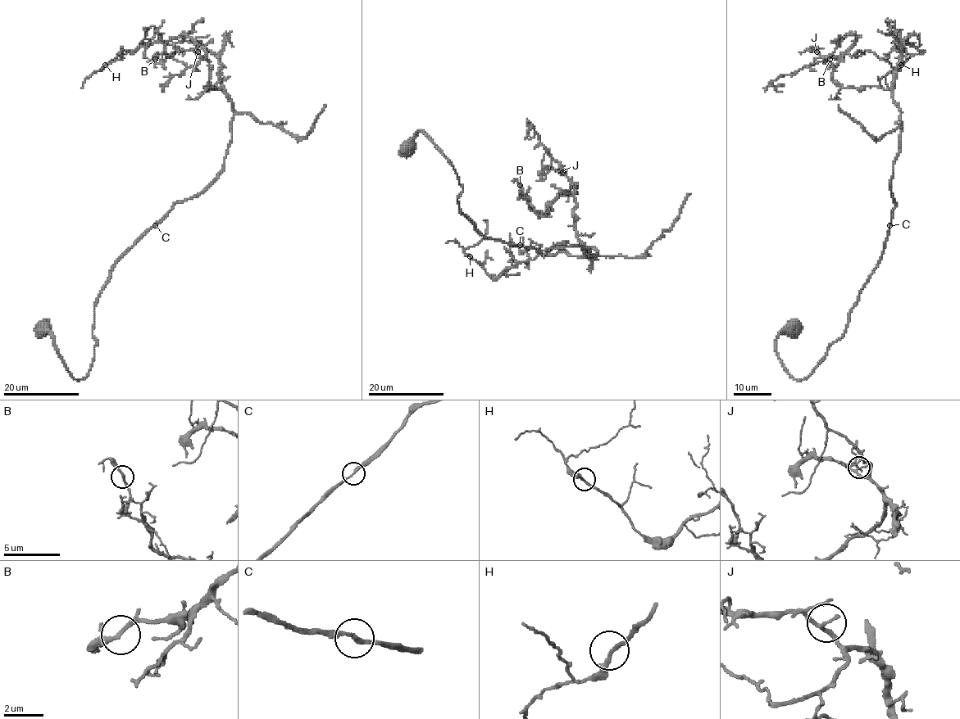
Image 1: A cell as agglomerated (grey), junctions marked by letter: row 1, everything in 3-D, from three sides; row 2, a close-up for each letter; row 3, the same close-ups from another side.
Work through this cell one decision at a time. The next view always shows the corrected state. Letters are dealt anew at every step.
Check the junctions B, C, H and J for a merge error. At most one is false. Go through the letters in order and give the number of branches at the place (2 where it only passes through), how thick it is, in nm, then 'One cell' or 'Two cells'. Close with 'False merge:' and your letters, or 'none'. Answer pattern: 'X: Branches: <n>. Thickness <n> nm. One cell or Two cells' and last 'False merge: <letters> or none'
B: Branches: 2. Thickness 190 nm. One cell
C: Branches: 2. Thickness 190 nm. One cell
H: Branches: 2. Thickness 190 nm. One cell
J: Branches: 2. Thickness 170 nm. One cell
False merge: none

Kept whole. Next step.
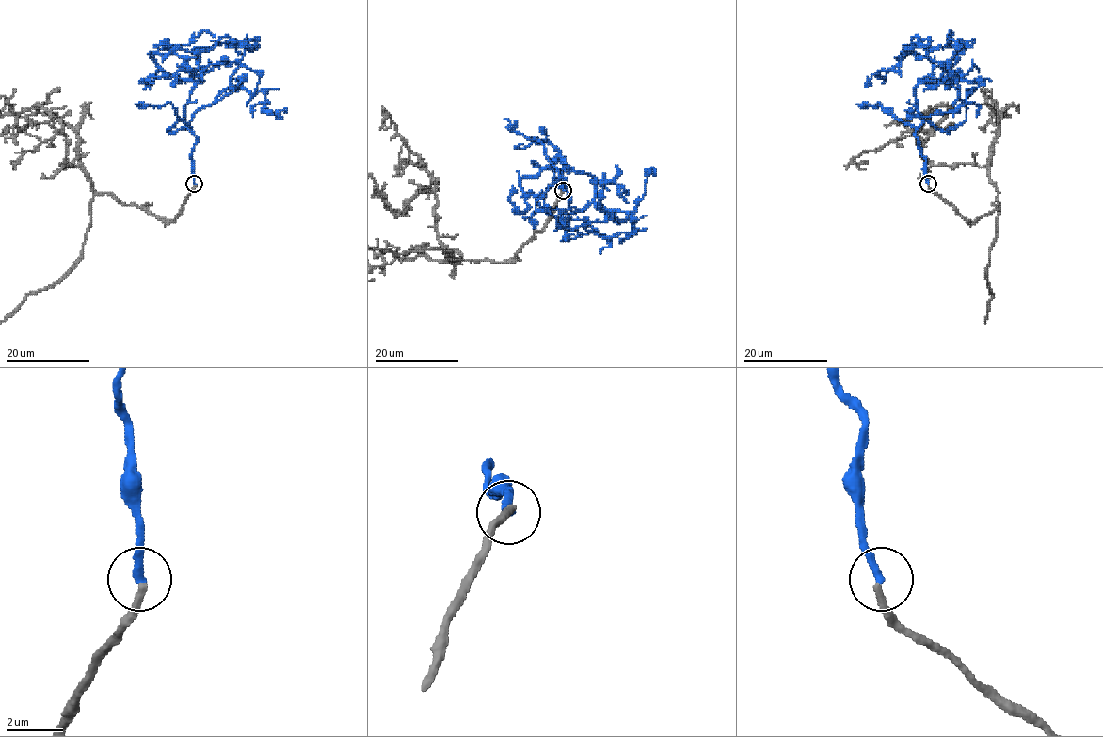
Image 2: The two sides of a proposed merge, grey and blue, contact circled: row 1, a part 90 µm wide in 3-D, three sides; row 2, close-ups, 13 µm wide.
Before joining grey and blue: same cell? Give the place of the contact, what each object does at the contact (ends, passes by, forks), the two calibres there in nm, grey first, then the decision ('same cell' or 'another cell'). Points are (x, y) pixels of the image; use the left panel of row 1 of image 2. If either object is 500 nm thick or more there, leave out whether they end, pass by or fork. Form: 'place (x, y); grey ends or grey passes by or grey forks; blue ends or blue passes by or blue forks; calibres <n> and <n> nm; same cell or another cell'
place (194, 184); grey ends; blue ends; calibres 260 and 280 nm; another cell

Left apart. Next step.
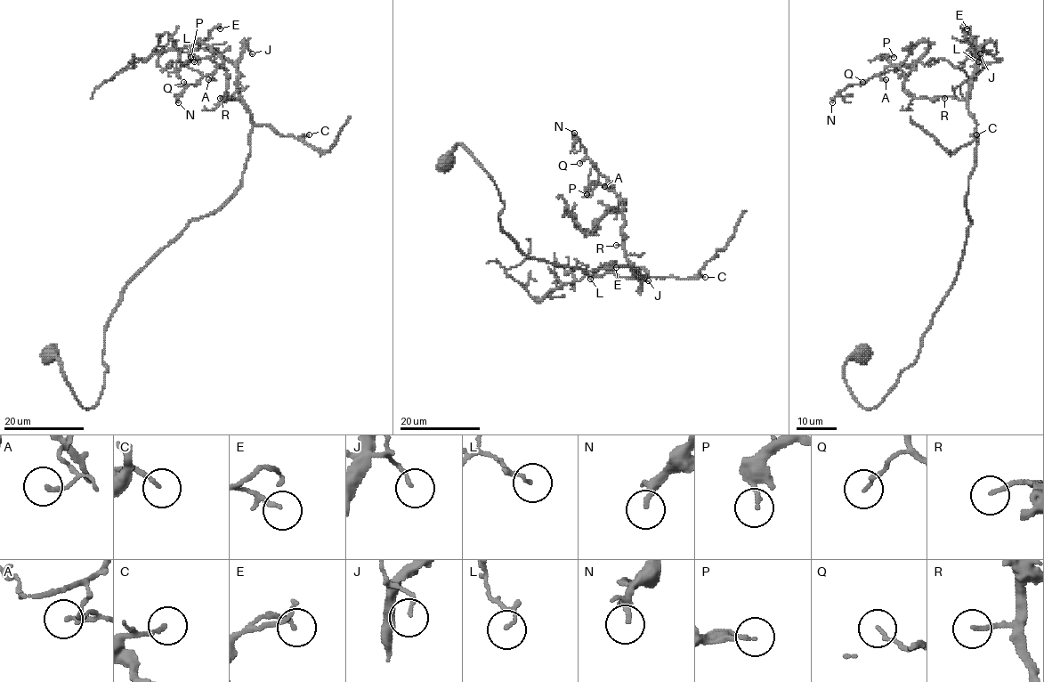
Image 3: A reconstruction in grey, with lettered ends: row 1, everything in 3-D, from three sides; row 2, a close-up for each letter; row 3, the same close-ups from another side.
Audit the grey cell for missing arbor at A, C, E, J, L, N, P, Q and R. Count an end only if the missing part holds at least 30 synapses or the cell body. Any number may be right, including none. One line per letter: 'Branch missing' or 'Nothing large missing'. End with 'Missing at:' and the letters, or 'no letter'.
A: Nothing large missing
C: Nothing large missing
E: Nothing large missing
J: Nothing large missing
L: Nothing large missing
N: Branch missing
P: Nothing large missing
Q: Nothing large missing
R: Nothing large missing
Missing at: N

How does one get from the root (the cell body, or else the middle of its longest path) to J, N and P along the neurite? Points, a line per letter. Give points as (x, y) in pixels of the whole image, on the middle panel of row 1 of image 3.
J: (446, 162), (460, 144), (480, 165), (525, 255), (648, 280)
N: (446, 162), (460, 144), (480, 165), (525, 255), (647, 277), (626, 255), (623, 201), (574, 133)
P: (446, 162), (460, 144), (480, 165), (525, 255), (647, 277), (626, 255), (623, 201), (599, 184), (586, 194)

